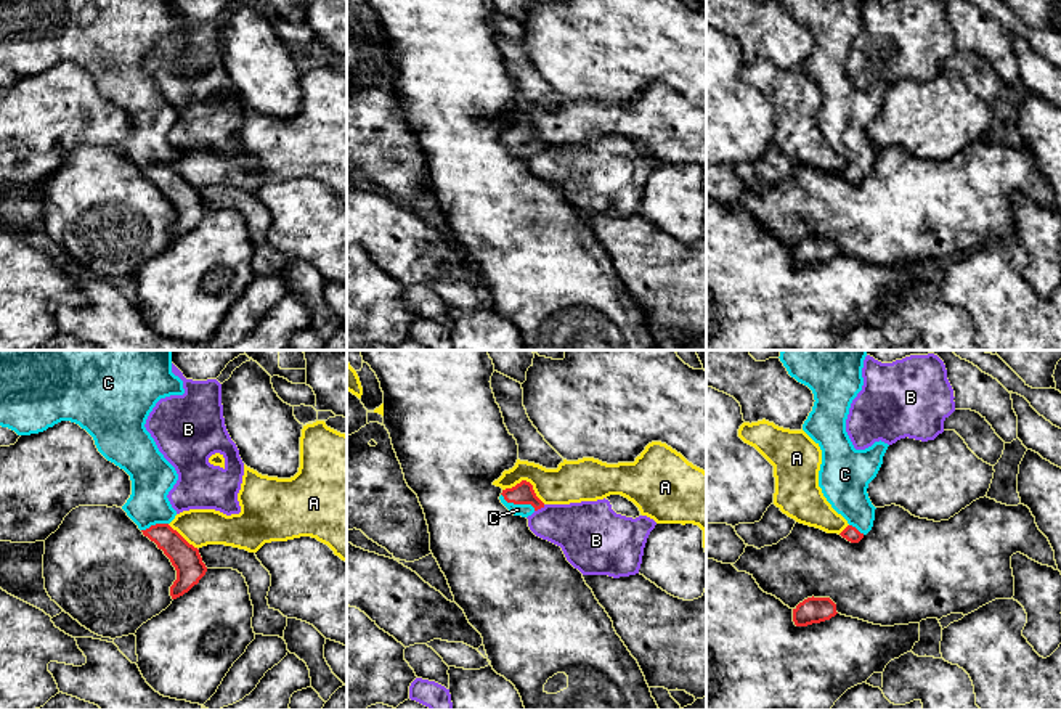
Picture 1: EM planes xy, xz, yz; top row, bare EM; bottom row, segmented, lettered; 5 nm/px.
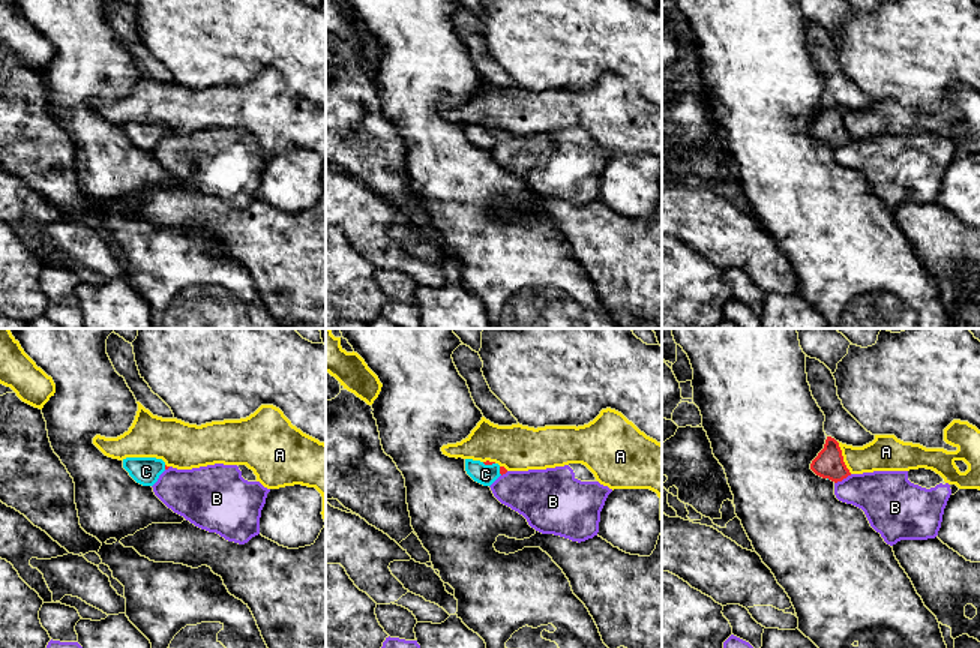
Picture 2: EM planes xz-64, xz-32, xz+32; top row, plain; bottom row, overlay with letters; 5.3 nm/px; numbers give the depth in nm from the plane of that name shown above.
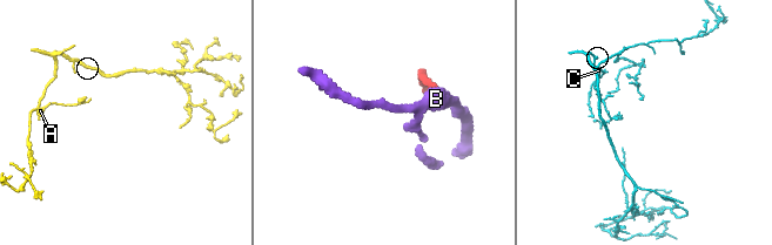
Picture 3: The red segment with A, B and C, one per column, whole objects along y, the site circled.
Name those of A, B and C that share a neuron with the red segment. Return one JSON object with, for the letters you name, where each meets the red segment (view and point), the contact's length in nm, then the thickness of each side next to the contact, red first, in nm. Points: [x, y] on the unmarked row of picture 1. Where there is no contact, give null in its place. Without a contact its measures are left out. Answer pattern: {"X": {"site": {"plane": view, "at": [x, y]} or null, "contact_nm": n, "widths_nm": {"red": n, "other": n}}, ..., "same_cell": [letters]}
{"C": {"site": {"plane": "xz", "at": [517, 143]}, "contact_nm": 190, "widths_nm": {"red": 110, "other": 60}}, "same_cell": ["C"]}

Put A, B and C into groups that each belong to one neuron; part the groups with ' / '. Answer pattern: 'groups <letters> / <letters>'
groups A / B / C

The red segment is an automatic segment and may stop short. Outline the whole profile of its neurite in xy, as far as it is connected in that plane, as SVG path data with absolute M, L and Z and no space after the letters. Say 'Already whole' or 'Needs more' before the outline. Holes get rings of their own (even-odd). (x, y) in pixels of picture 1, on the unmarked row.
Needs more. M0 0L0 66L30 75L71 61L93 77L98 92L130 116L132 135L122 149L177 210L172 239L197 225L207 207L199 190L169 165L177 151L167 135L178 114L144 64L161 39L183 34L183 21L172 13L172 0Z

